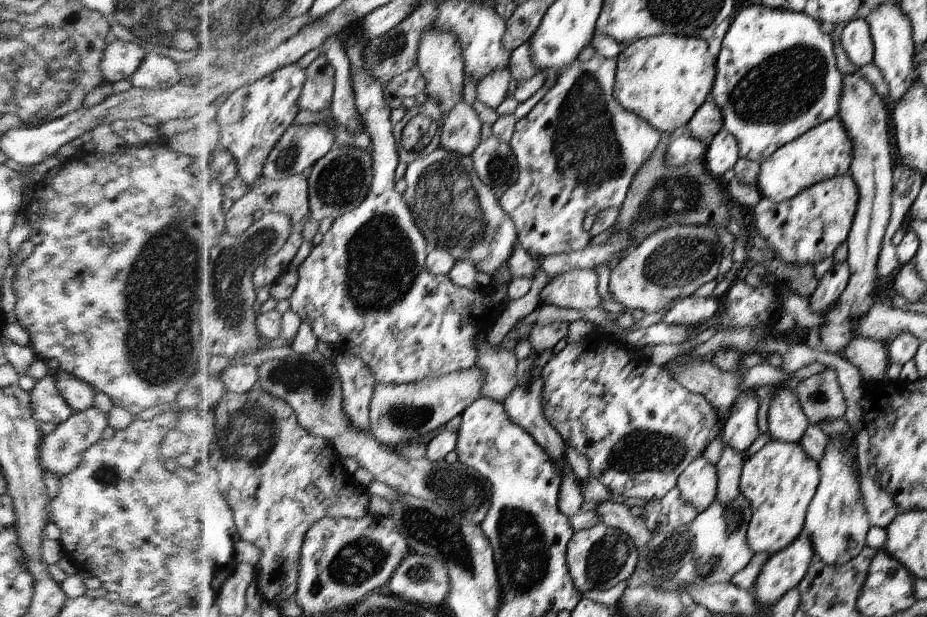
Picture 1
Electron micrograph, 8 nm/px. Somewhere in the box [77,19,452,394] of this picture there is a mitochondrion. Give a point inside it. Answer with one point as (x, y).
(160, 354)

